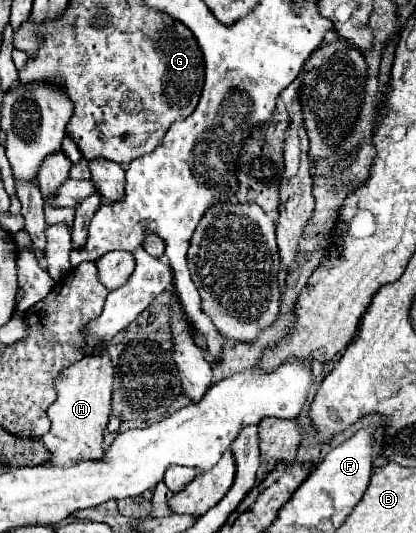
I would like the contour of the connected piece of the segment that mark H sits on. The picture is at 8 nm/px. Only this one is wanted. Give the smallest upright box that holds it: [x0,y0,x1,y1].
[42,352,112,466]

